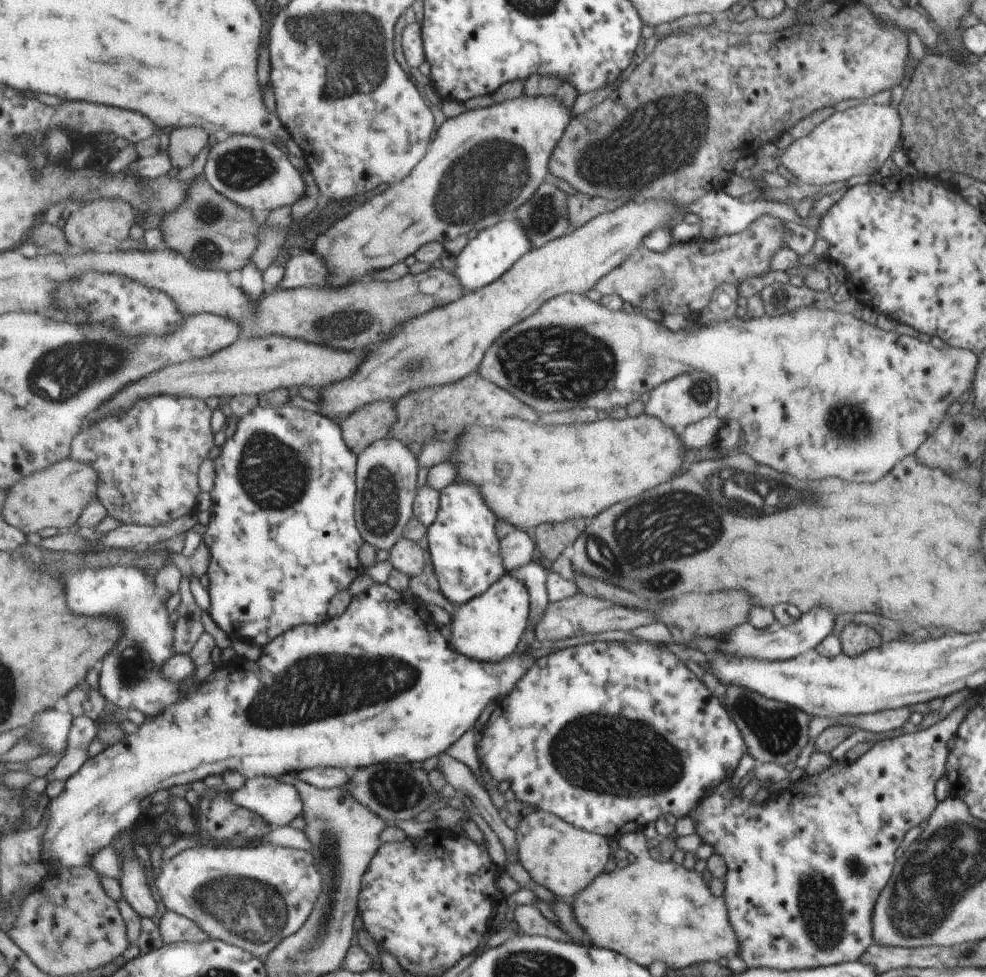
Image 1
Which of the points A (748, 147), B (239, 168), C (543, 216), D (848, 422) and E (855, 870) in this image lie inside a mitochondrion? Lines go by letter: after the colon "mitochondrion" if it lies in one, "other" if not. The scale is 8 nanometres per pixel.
A: other
B: mitochondrion
C: mitochondrion
D: mitochondrion
E: mitochondrion

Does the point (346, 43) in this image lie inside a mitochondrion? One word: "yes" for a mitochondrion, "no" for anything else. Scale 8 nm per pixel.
yes

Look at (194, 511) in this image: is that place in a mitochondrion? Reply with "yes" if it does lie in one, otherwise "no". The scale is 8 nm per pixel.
no

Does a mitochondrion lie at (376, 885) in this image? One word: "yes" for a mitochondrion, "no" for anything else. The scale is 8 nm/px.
no

